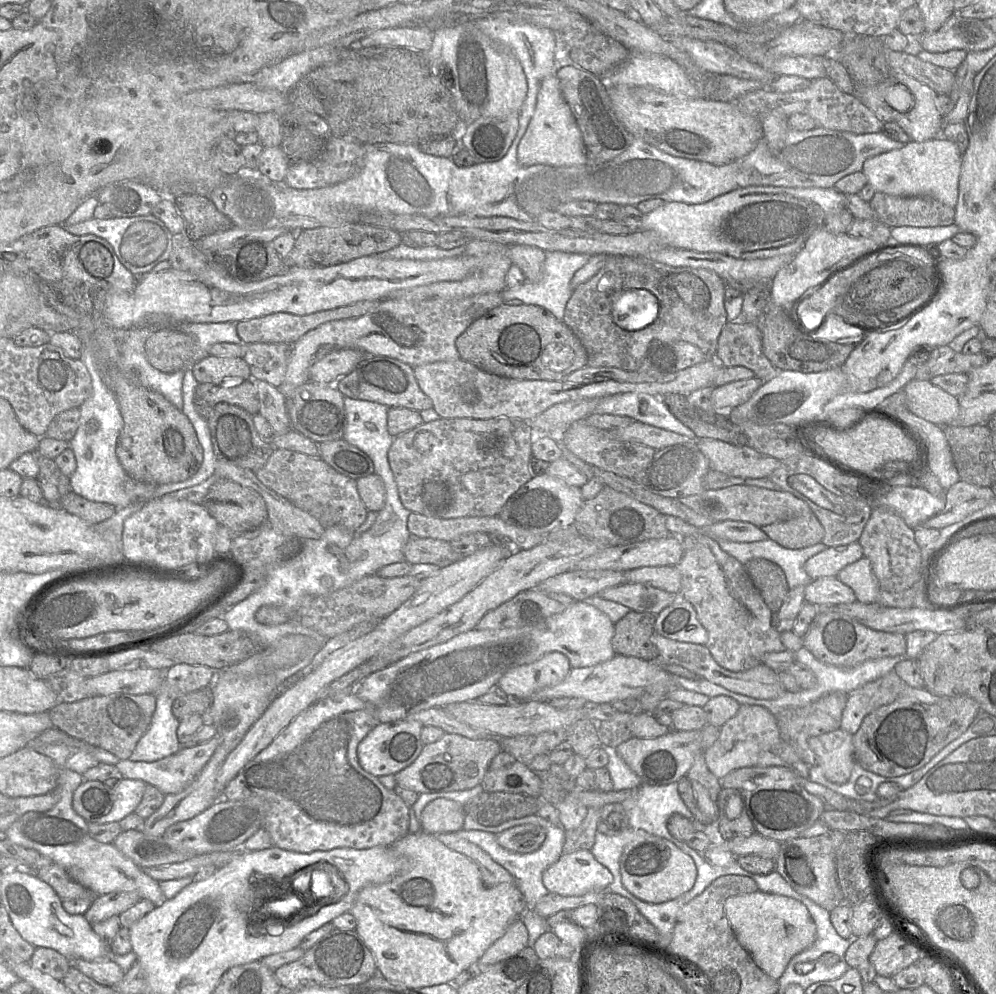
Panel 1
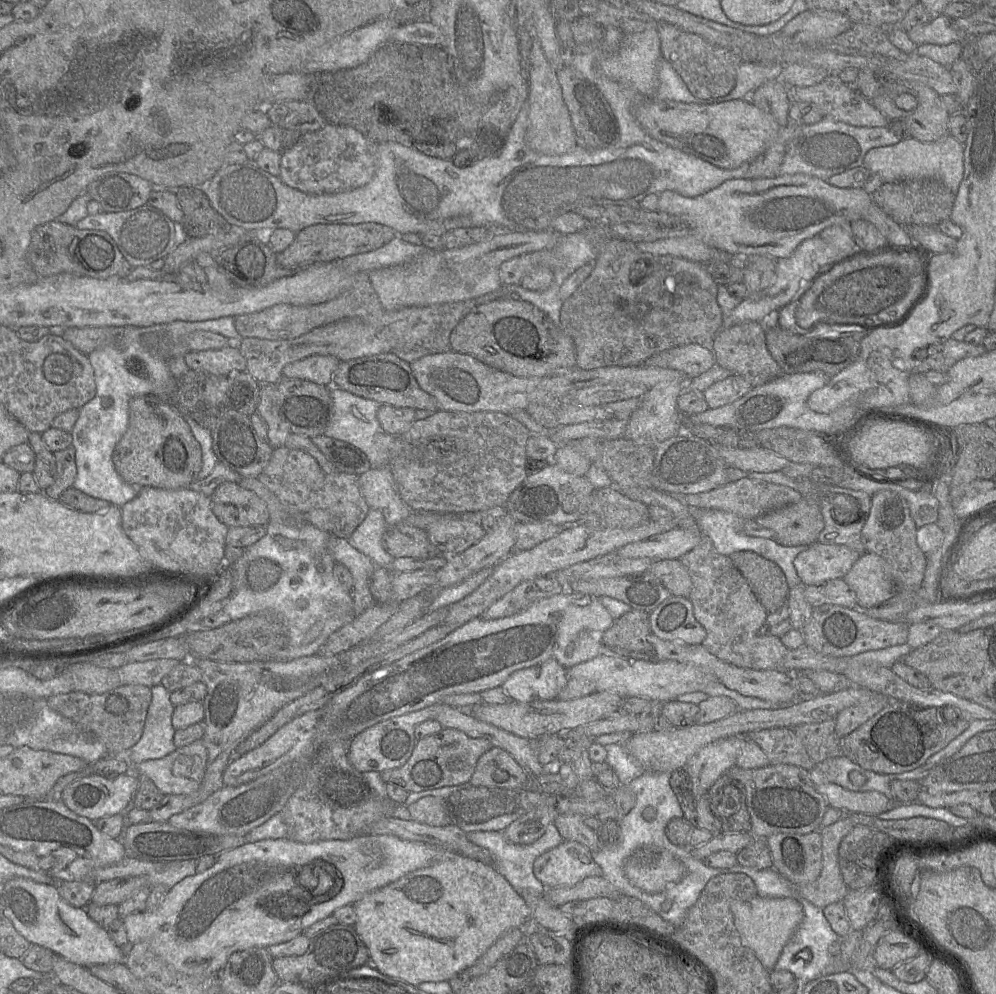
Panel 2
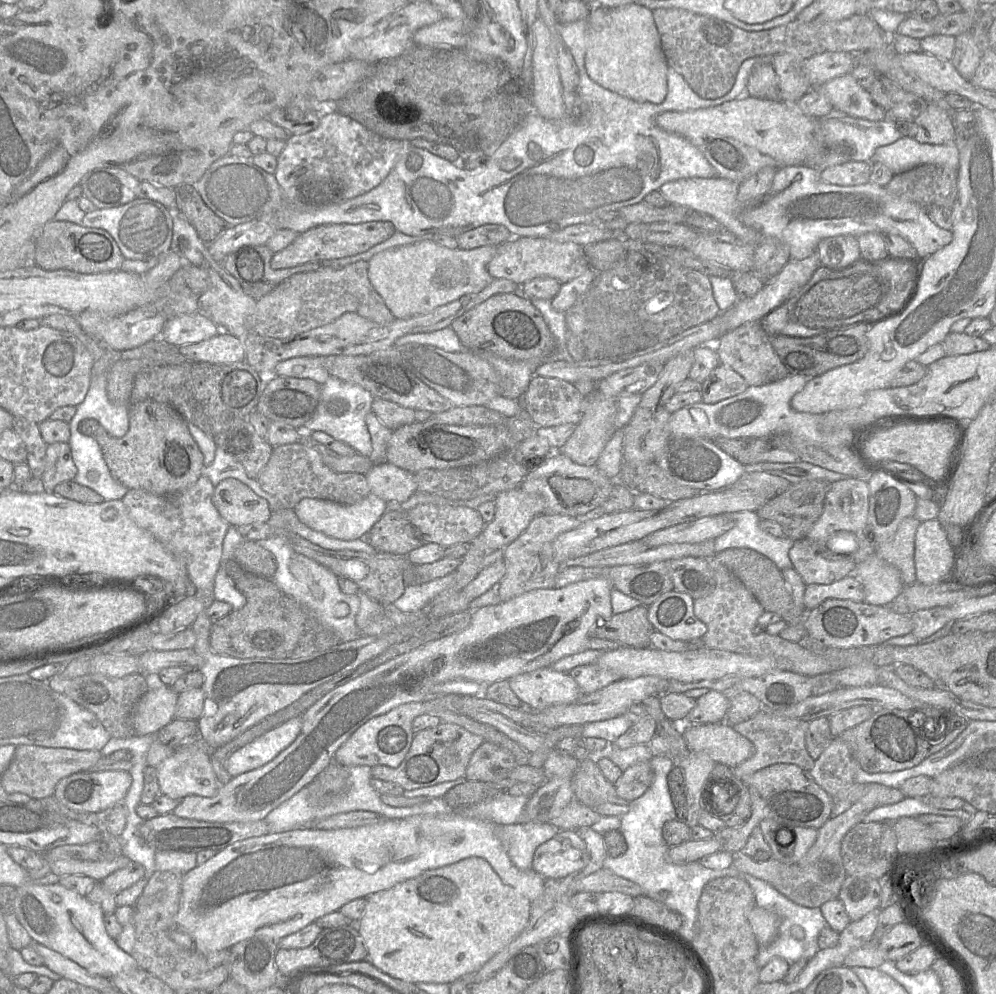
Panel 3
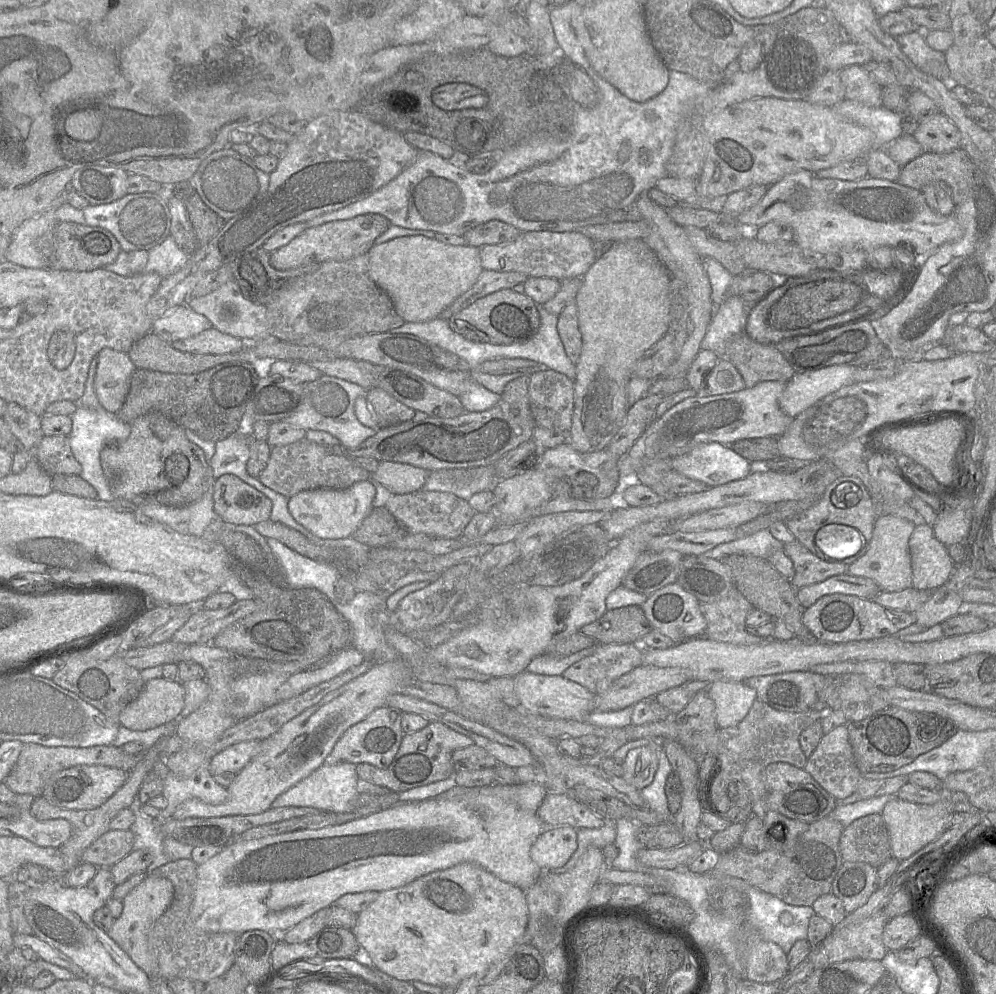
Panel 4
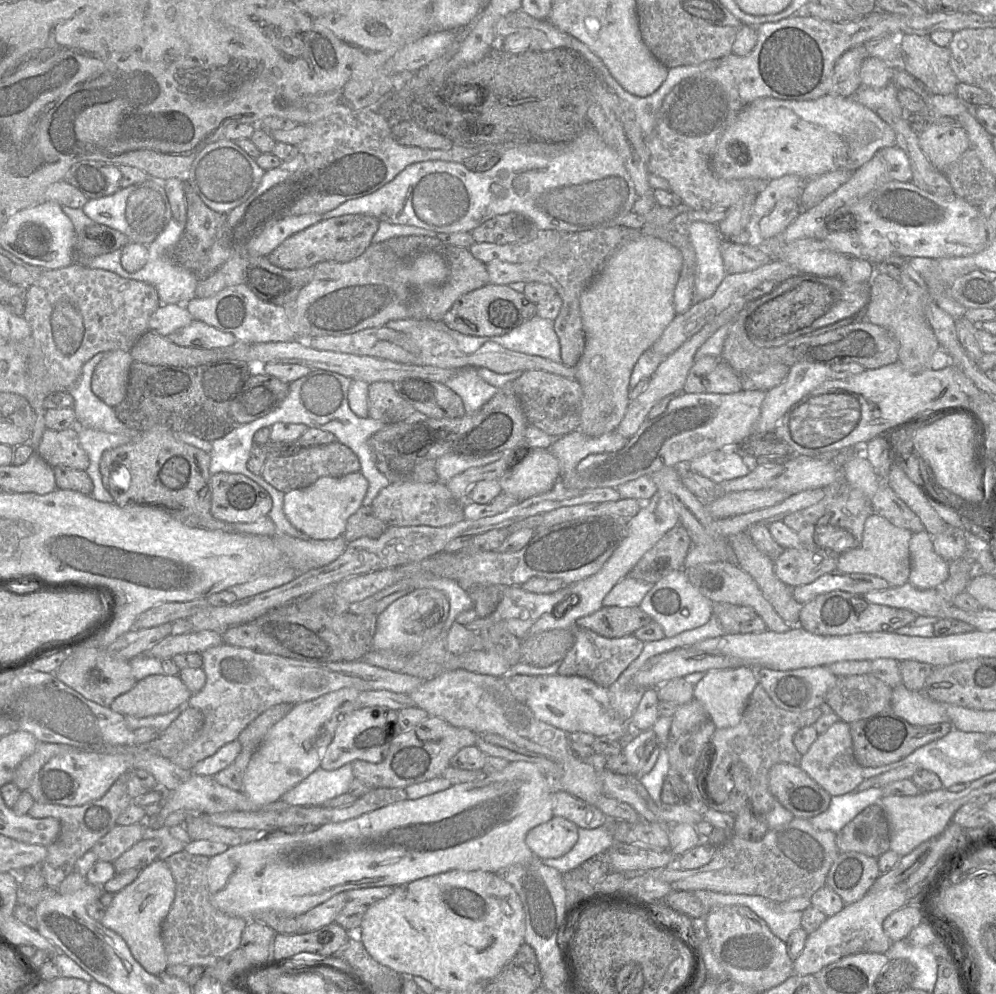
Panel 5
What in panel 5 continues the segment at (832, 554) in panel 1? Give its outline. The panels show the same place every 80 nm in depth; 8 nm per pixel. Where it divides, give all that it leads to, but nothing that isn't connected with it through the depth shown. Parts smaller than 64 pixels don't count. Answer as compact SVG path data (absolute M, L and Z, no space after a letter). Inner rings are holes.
M803 547L786 548L773 562L774 572L791 588L812 583L836 569L837 559L822 557Z

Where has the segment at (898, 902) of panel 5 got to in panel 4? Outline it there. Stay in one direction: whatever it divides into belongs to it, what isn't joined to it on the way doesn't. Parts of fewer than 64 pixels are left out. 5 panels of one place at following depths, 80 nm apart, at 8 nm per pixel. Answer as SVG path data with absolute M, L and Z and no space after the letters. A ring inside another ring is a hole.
M884 908L882 912L873 914L861 923L849 926L838 924L833 927L833 931L821 943L811 946L811 951L806 960L812 963L815 970L846 960L881 961L888 952L883 942L883 930L889 920L891 919L887 919Z

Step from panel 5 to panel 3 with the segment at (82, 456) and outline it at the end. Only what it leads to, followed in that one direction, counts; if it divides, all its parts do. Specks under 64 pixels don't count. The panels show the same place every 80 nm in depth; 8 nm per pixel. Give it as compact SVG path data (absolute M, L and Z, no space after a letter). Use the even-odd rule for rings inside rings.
M58 442L47 445L45 467L41 477L44 492L52 493L59 483L74 480L77 474L69 443Z

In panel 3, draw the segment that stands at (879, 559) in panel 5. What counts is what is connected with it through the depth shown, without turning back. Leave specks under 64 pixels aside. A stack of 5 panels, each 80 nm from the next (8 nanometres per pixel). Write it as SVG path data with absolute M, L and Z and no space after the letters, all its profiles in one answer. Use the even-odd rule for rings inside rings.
M913 515L903 519L893 538L877 546L874 553L899 570L904 586L916 582L914 540L919 524Z

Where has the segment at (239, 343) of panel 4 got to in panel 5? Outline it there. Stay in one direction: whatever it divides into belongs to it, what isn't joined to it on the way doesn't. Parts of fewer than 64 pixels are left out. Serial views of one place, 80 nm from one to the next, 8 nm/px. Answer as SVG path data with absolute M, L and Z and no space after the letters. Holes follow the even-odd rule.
M198 320L176 330L167 336L172 343L182 347L196 349L219 349L234 345L237 340L230 333L225 333Z

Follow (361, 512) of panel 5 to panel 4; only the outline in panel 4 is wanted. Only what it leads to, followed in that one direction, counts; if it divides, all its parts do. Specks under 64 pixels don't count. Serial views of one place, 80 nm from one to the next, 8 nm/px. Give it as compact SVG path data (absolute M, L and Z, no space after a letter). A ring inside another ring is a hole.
M373 506L352 537L371 548L391 548L406 533L408 531L385 507Z

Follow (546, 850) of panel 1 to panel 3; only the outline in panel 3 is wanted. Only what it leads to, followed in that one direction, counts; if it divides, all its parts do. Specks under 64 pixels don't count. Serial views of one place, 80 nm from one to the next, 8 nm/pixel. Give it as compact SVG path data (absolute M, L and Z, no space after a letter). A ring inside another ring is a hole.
M515 823L495 828L510 860L521 870L533 869L535 850L559 830L550 823Z

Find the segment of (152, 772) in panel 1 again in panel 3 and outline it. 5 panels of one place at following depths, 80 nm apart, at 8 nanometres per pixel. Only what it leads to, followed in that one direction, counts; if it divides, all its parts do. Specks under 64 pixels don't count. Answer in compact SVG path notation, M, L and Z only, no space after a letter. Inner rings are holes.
M196 744L176 748L156 770L162 794L175 800L190 795L213 797L219 790L211 755Z

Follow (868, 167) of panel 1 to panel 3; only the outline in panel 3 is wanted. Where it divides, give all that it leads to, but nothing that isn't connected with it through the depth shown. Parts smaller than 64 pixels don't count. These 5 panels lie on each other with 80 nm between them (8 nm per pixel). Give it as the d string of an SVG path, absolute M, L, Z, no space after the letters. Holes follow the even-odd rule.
M901 137L897 141L878 147L872 157L899 174L916 166L933 164L953 169L959 167L960 144L950 142L936 145L920 143L914 137Z

